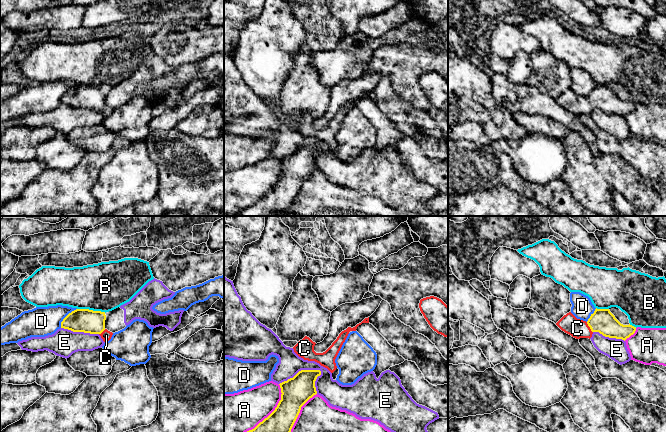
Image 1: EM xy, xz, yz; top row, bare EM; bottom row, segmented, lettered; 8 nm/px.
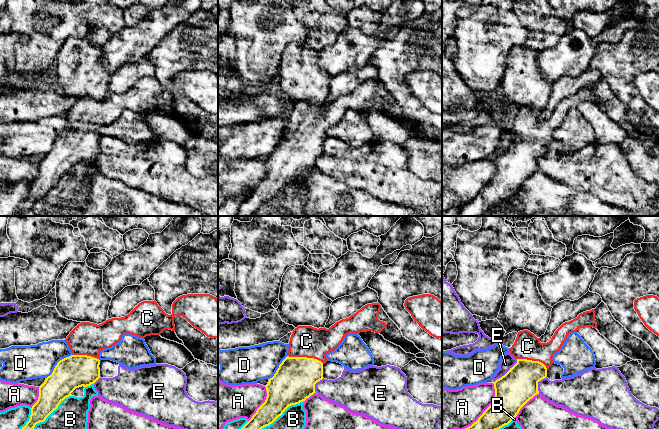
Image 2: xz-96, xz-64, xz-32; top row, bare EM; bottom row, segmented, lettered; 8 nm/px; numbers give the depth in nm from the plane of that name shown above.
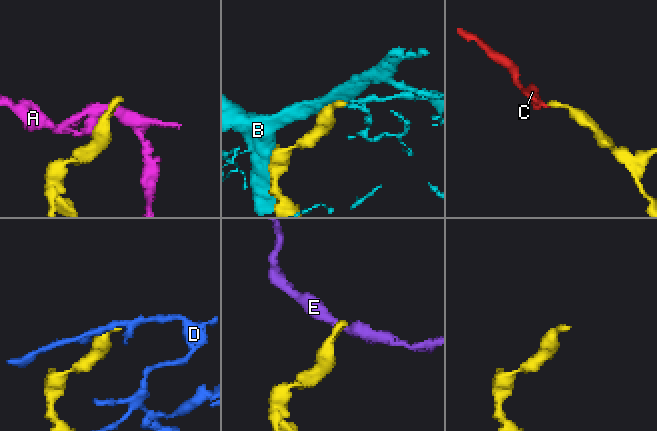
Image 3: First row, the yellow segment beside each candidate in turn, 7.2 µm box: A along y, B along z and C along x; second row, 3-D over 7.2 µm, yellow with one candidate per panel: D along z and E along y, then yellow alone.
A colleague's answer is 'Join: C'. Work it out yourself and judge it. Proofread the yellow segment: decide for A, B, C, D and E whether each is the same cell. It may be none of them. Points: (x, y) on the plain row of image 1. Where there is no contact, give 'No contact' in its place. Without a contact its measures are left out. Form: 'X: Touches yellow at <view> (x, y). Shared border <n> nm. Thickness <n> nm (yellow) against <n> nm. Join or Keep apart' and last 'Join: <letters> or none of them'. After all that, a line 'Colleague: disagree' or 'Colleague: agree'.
A: Touches yellow at xz (269, 191). Shared border 550 nm. Thickness 240 nm (yellow) against 320 nm. Keep apart
B: Touches yellow at xy (91, 86). Shared border 240 nm. Thickness 190 nm (yellow) against 380 nm. Keep apart
C: Touches yellow at yz (589, 102). Shared border 100 nm. Thickness 190 nm (yellow) against 150 nm. Join
D: Touches yellow at xy (65, 93). Shared border 200 nm. Thickness 190 nm (yellow) against 240 nm. Keep apart
E: Touches yellow at xz (301, 146). Shared border 360 nm. Thickness 240 nm (yellow) against 180 nm. Keep apart
Join: C
Colleague: agree

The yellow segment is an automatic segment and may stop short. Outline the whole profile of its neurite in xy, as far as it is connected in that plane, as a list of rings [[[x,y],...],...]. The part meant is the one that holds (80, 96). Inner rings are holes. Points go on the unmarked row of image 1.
[[[76,85],[61,98],[61,104],[73,108],[99,110],[104,118],[111,115],[113,109],[105,104],[105,88],[89,85]]]

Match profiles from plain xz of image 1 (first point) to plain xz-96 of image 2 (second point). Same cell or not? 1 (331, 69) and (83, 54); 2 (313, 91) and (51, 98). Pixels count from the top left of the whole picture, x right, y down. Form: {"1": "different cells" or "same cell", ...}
{"1": "different cells", "2": "different cells"}

